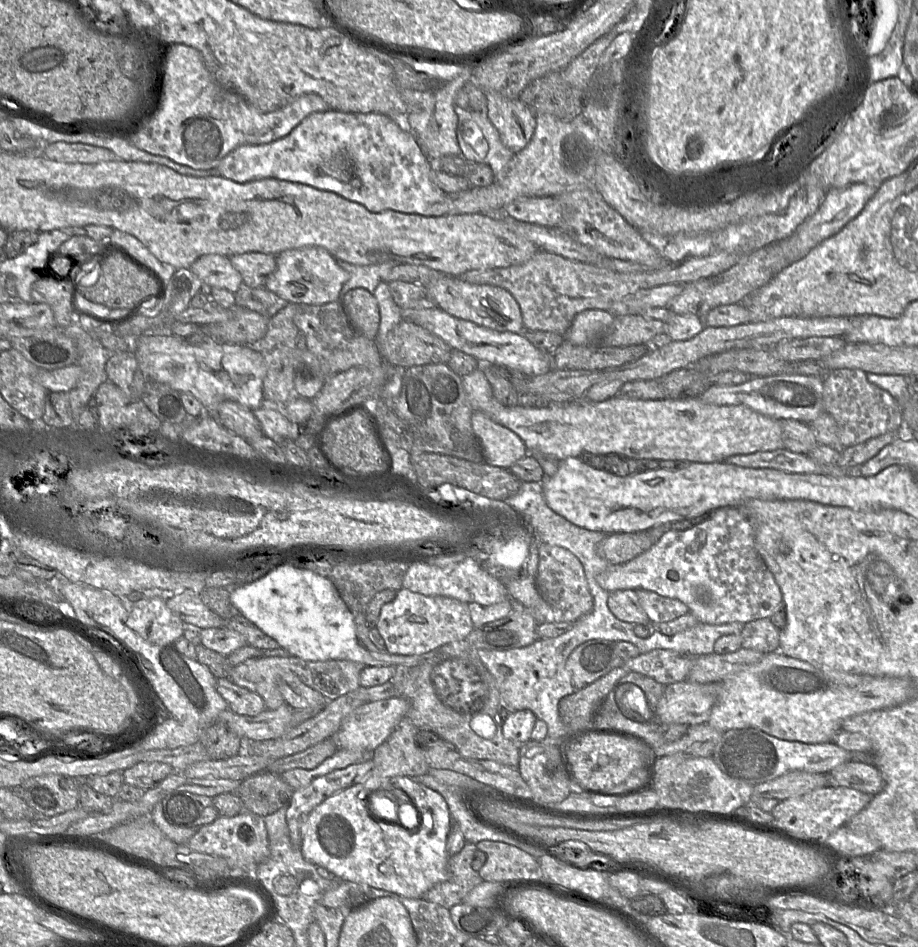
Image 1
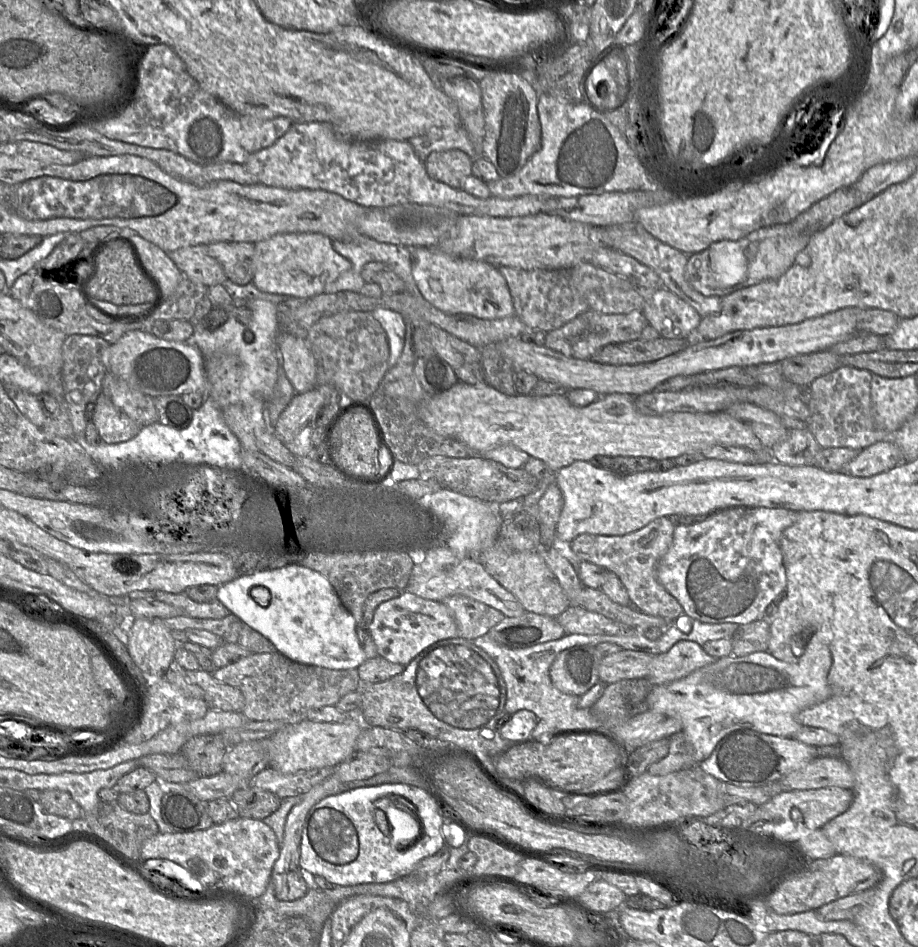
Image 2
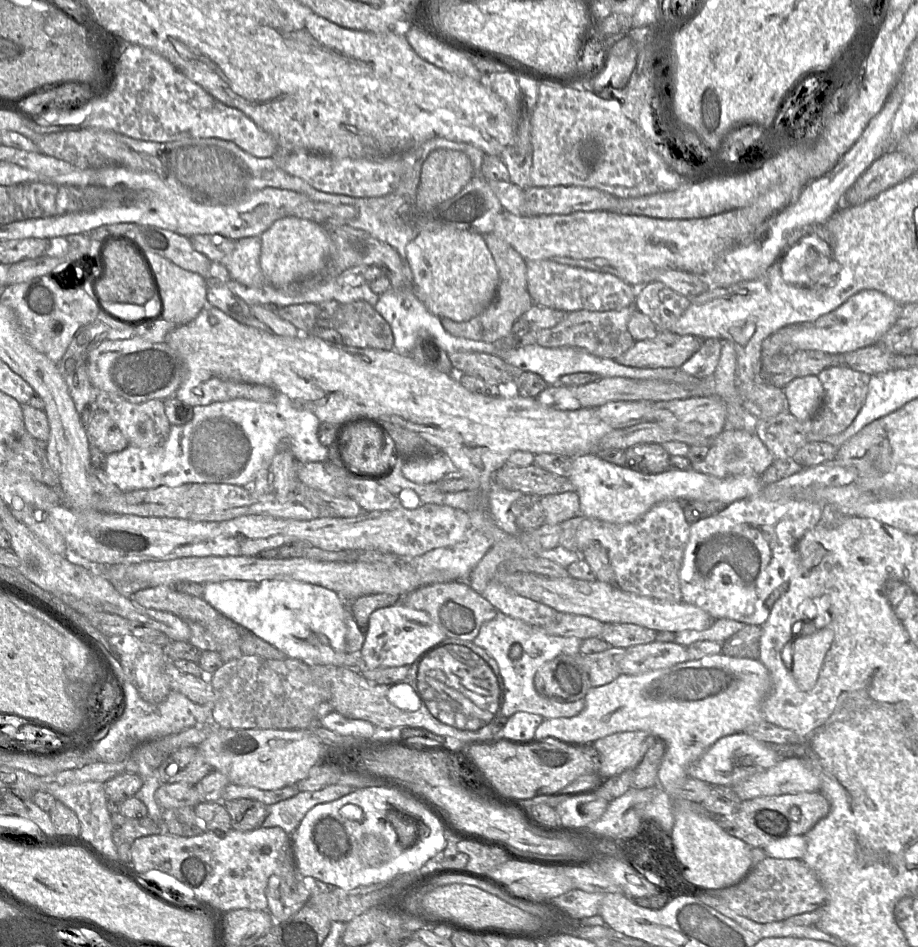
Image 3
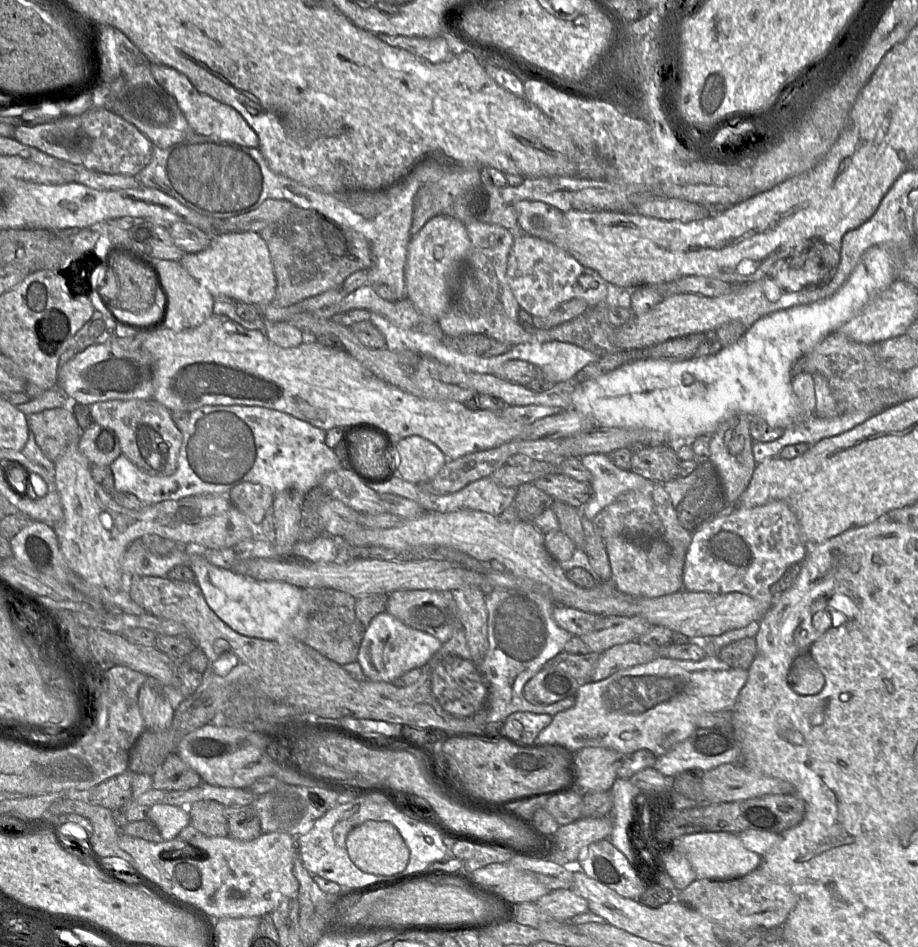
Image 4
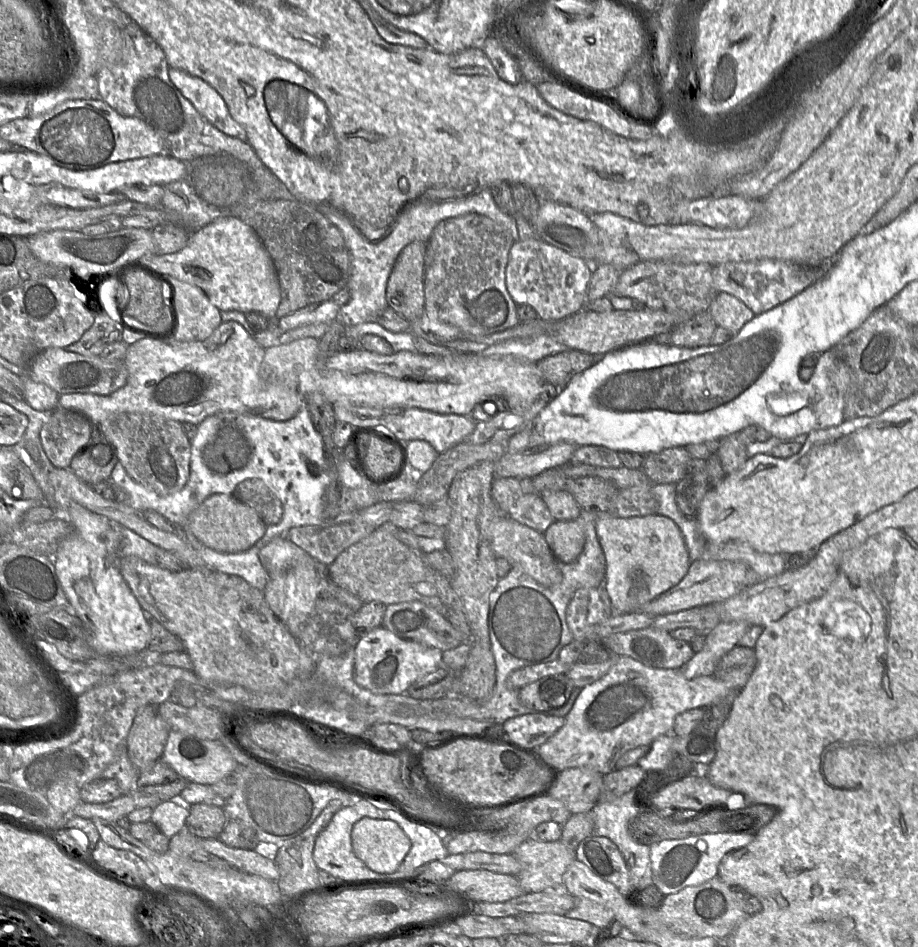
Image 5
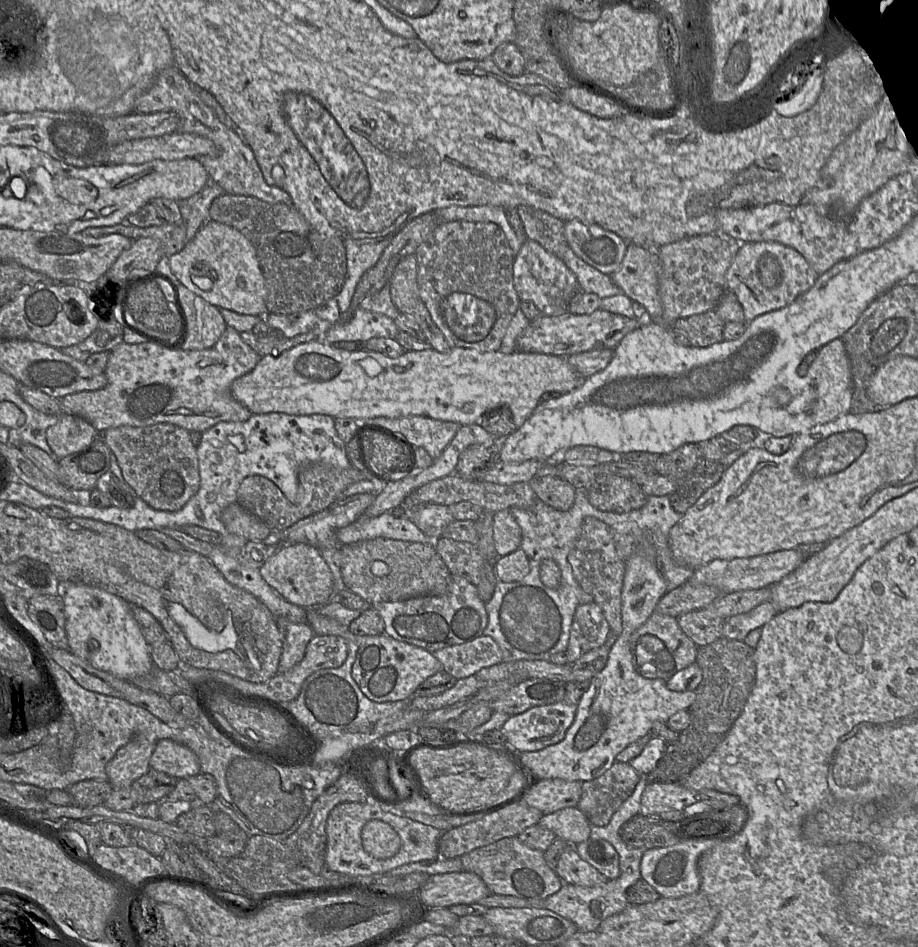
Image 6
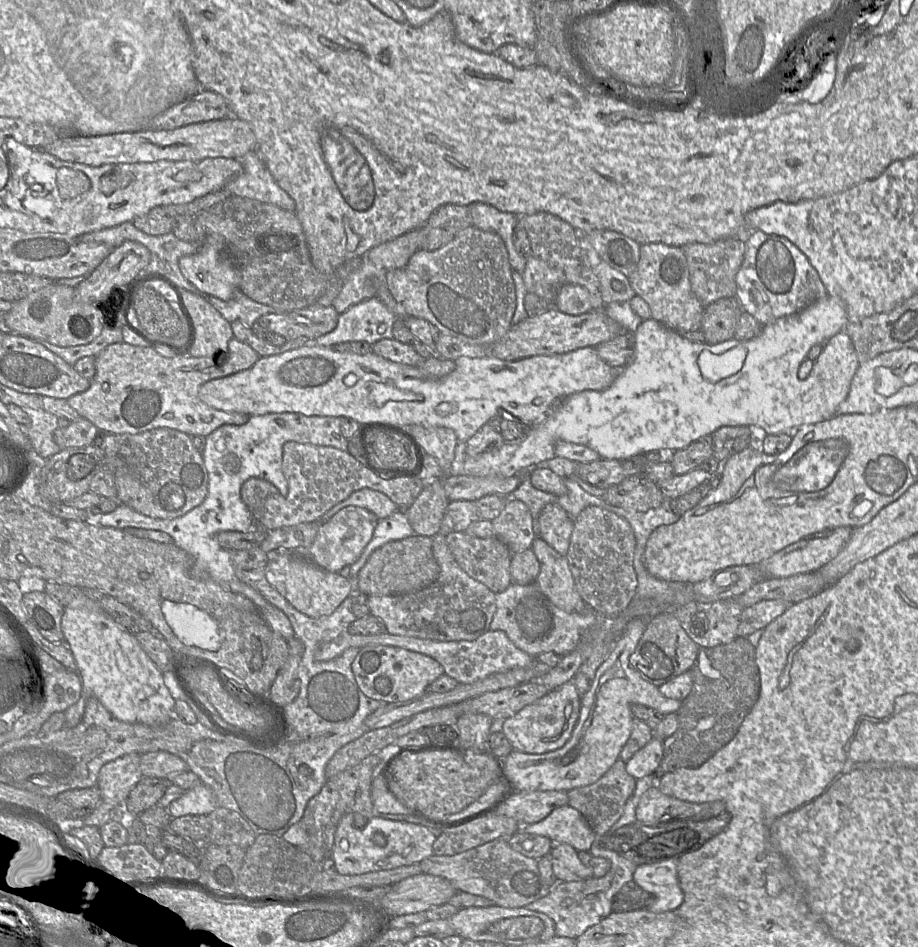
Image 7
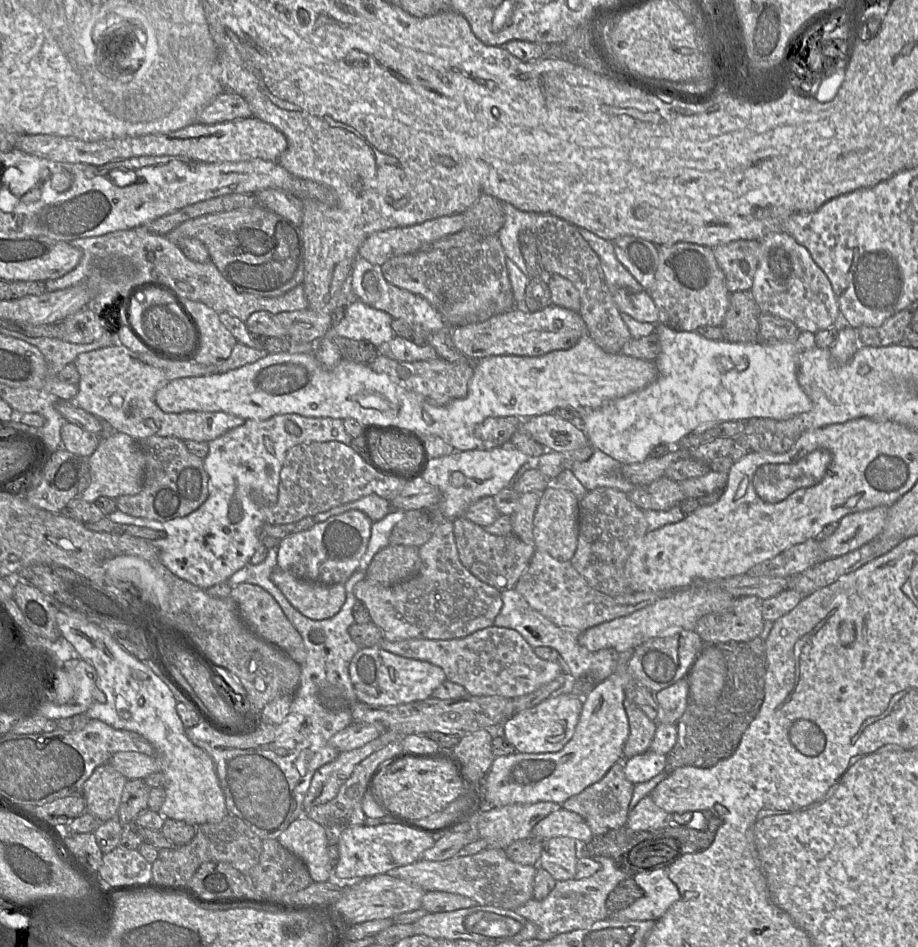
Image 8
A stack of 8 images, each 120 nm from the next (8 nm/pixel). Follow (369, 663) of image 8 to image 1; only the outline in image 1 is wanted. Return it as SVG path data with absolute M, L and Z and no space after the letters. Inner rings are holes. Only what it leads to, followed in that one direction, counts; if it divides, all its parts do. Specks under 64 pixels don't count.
M401 588L391 602L381 607L376 623L389 654L418 656L449 643L466 640L474 629L468 604L443 596L424 596Z

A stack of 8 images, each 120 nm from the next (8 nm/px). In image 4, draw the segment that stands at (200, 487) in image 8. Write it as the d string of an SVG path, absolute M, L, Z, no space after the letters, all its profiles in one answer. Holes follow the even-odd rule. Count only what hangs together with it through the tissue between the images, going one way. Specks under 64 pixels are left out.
M152 398L109 400L90 405L90 412L94 422L116 433L121 453L138 468L157 477L167 477L176 471L183 436L166 406Z

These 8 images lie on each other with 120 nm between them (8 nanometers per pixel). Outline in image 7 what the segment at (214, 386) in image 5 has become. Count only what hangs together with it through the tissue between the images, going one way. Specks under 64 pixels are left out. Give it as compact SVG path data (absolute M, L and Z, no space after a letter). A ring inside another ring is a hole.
M233 337L228 343L227 356L224 360L212 357L193 357L181 353L169 353L166 350L134 346L125 342L108 345L95 356L96 372L91 379L90 387L79 394L67 399L68 404L78 414L92 422L100 431L107 431L115 435L139 433L155 428L171 428L188 434L189 436L206 437L218 427L243 425L249 416L238 412L226 412L215 409L204 403L198 397L198 391L205 382L235 374L251 368L259 359L258 353L248 344Z

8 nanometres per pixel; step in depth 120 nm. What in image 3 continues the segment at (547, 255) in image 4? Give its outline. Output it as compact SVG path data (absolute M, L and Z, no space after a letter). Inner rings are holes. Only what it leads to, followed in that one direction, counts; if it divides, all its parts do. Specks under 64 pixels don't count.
M551 260L526 262L527 290L533 305L561 310L565 313L578 310L609 311L633 305L636 290L617 277L598 271L586 270Z

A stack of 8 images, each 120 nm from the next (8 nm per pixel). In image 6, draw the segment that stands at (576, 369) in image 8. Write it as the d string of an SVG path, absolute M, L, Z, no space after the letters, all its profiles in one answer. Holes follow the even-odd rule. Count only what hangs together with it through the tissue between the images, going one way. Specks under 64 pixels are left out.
M314 340L299 344L278 356L262 356L252 371L233 381L231 392L252 414L323 414L334 419L350 418L360 423L375 417L423 416L463 426L479 423L486 412L507 406L512 412L515 426L519 429L542 402L543 397L573 391L581 386L584 379L569 363L567 356L518 350L481 352L471 348L451 348L445 353L432 349L404 351L401 356L390 358L379 352L366 349L352 352L322 340Z

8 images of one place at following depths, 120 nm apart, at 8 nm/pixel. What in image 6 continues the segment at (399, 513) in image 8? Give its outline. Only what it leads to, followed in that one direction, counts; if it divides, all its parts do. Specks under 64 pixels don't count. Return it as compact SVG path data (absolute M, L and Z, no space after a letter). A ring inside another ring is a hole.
M390 511L377 517L362 514L337 532L338 545L349 545L375 538L435 544L435 539L422 532L411 519L395 517Z

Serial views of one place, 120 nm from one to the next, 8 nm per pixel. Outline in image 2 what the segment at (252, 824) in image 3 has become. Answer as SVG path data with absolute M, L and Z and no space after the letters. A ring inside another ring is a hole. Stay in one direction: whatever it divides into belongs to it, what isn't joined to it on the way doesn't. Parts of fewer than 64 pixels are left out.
M250 786L235 791L230 800L237 809L239 817L257 820L263 820L273 814L282 801L272 792Z

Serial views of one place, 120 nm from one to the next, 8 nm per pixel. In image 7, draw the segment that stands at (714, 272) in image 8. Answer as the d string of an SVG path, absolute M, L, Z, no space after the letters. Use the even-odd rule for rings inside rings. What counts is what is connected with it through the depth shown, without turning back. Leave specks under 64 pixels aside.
M663 243L641 244L637 268L628 278L636 294L650 306L652 319L676 332L700 330L705 307L692 291L682 247Z

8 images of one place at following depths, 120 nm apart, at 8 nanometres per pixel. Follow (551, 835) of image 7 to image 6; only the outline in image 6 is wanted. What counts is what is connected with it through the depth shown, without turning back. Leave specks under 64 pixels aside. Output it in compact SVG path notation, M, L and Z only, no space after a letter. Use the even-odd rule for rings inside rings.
M578 807L558 810L544 815L538 825L555 833L557 838L576 846L591 836L591 823Z

